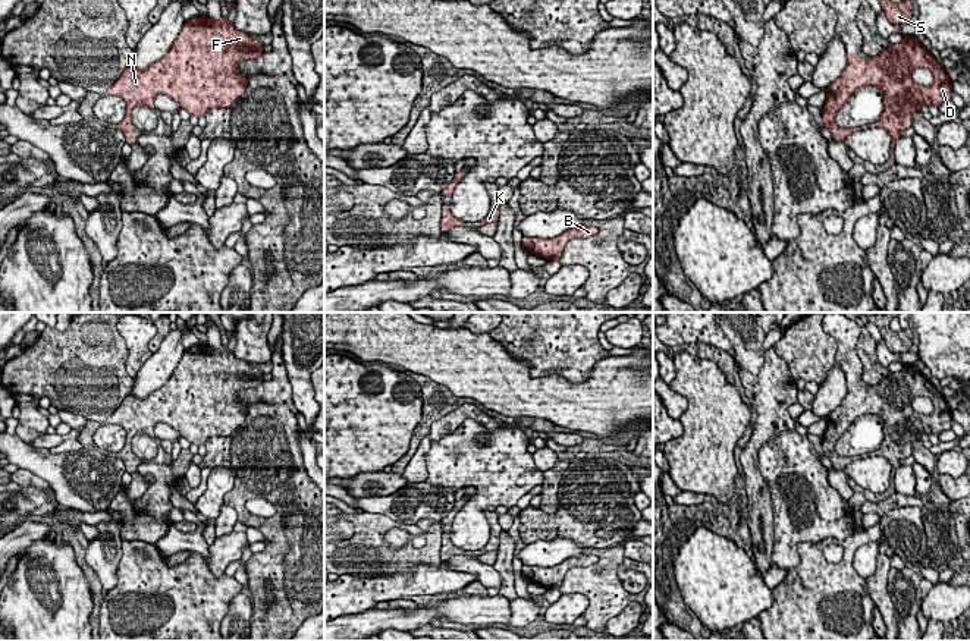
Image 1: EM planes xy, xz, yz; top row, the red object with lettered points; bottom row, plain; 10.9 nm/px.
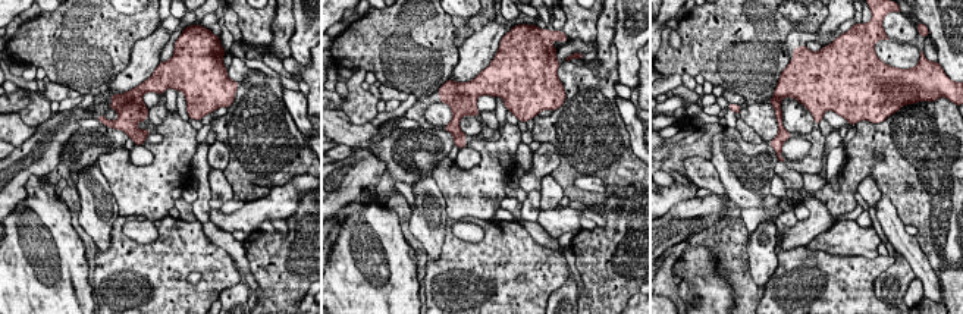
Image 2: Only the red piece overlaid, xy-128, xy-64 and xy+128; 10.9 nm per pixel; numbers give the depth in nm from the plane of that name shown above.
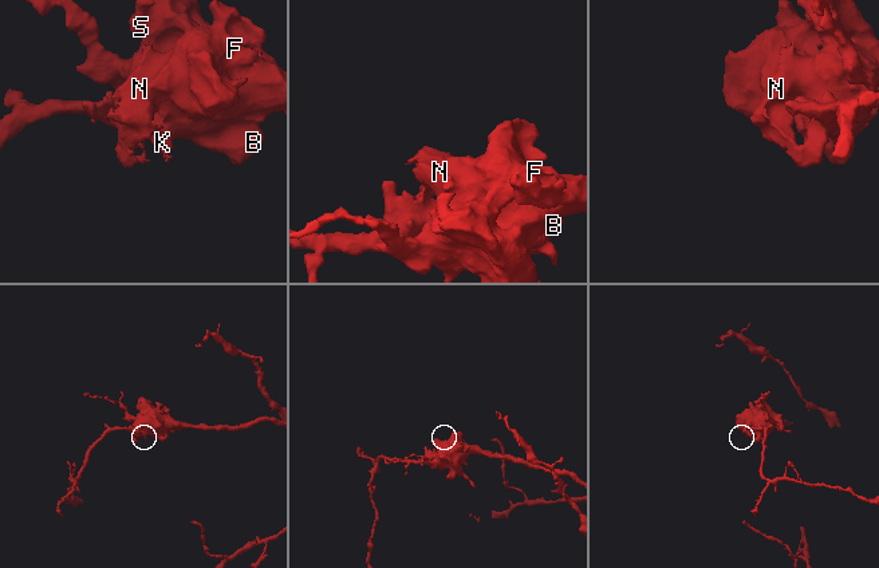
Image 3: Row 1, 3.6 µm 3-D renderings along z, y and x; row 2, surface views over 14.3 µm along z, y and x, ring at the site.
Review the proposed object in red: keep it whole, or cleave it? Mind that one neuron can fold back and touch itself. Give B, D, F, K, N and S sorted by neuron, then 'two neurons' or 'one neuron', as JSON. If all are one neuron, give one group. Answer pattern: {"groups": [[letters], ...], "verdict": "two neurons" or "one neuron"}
{"groups": [["B", "D", "F", "K", "N", "S"]], "verdict": "one neuron"}

